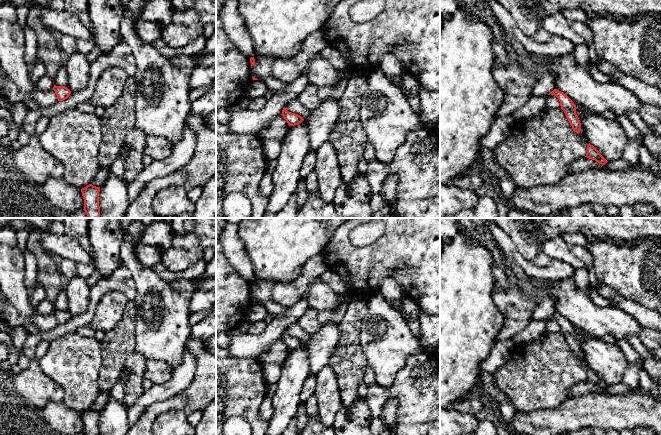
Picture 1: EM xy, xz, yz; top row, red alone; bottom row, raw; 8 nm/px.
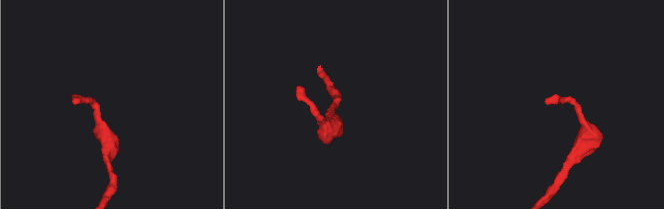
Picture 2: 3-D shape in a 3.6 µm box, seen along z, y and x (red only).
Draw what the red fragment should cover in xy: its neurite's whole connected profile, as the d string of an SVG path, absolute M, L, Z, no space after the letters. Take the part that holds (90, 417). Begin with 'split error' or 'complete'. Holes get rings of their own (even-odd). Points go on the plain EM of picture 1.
complete; M92 408L87 409L81 413L82 420L84 423L84 435L100 435L99 430L99 416L100 411L93 410Z

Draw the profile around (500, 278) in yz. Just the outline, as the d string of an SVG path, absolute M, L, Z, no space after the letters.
M498 264L492 266L492 274L494 279L493 292L503 291L508 283L508 277L502 267Z

